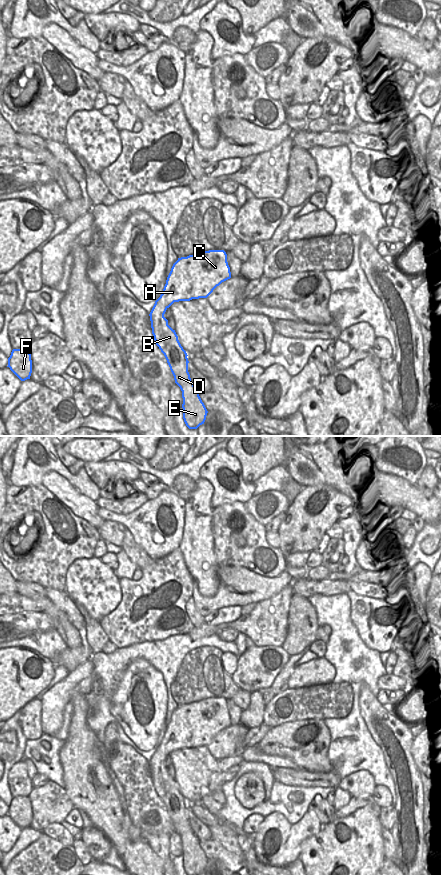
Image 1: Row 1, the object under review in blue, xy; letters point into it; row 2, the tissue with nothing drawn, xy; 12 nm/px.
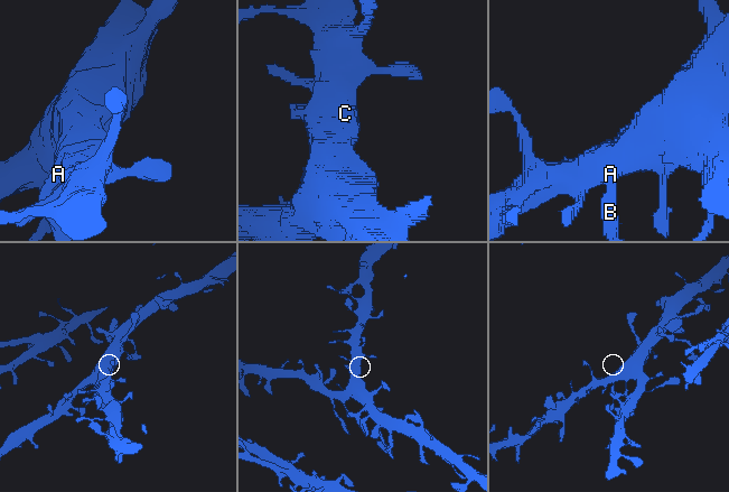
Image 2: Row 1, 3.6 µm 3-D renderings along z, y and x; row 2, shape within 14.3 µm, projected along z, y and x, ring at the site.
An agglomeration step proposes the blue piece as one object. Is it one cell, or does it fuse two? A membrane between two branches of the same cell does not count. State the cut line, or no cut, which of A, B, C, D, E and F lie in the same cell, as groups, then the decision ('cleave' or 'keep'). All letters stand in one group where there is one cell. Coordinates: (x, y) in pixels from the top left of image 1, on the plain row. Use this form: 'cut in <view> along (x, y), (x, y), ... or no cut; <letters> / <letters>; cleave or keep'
no cut; A B C D E F; keep

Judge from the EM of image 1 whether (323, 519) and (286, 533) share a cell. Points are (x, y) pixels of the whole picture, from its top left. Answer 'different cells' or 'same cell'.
same cell

